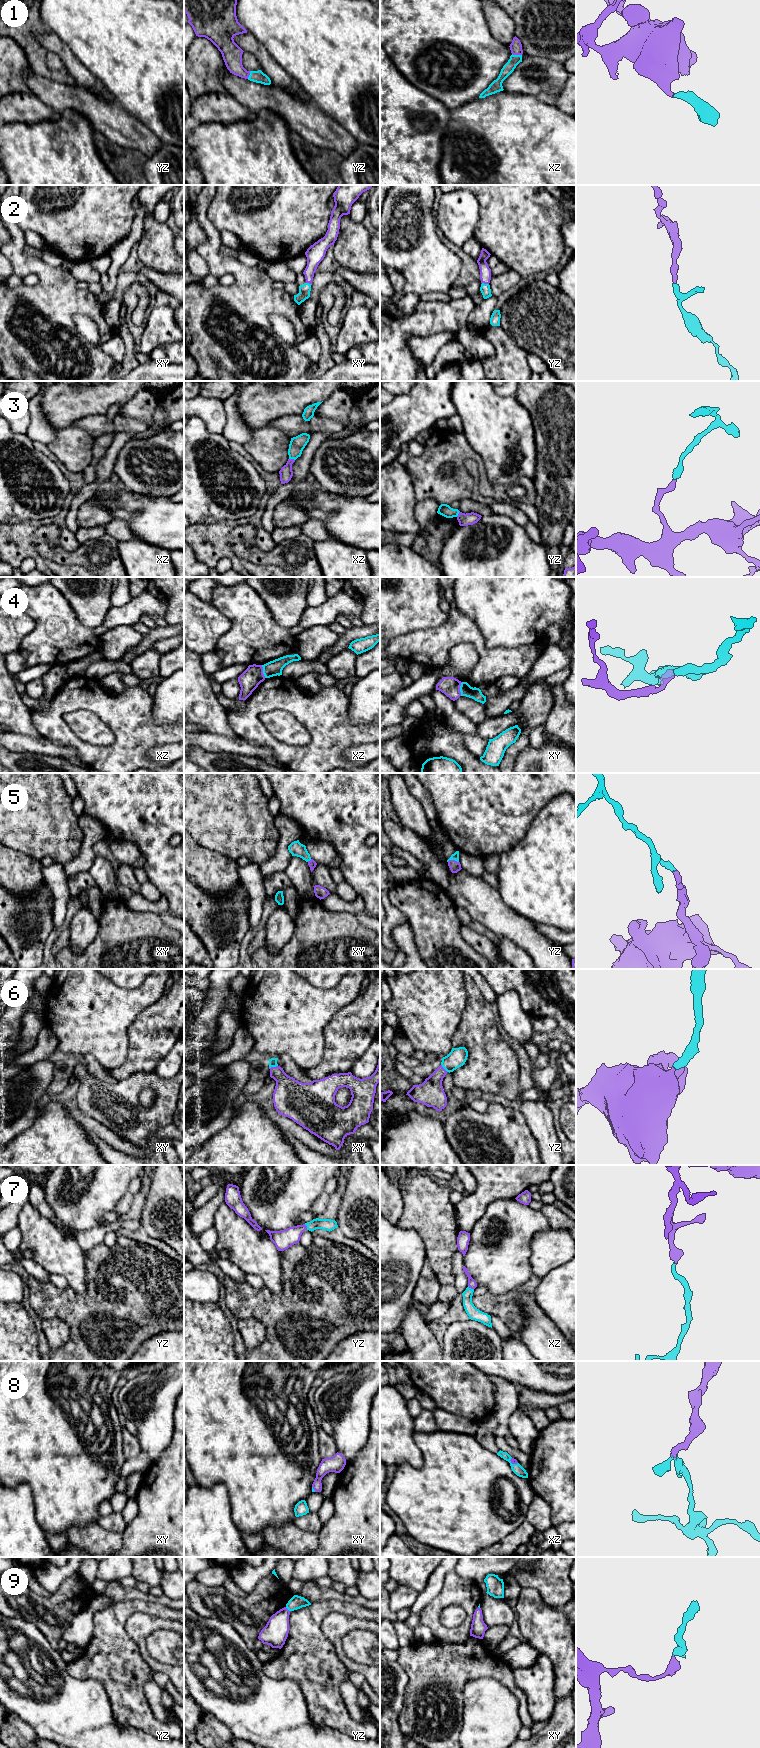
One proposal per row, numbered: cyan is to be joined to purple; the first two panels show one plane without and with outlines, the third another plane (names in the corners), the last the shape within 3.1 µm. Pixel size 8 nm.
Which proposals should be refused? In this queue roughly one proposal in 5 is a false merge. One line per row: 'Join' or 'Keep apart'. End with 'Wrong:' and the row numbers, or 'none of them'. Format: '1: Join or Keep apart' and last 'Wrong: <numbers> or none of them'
1: Join
2: Join
3: Join
4: Join
5: Join
6: Join
7: Join
8: Join
9: Join
Wrong: none of them

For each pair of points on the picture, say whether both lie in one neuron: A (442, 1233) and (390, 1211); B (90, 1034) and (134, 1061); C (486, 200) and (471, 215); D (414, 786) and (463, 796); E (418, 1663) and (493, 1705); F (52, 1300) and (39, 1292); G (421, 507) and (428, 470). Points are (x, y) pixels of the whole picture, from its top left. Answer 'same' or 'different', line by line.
A: different
B: different
C: different
D: different
E: different
F: same
G: different

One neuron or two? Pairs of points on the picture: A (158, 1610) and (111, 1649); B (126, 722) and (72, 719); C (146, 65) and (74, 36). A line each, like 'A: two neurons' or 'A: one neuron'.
A: one neuron
B: two neurons
C: one neuron

